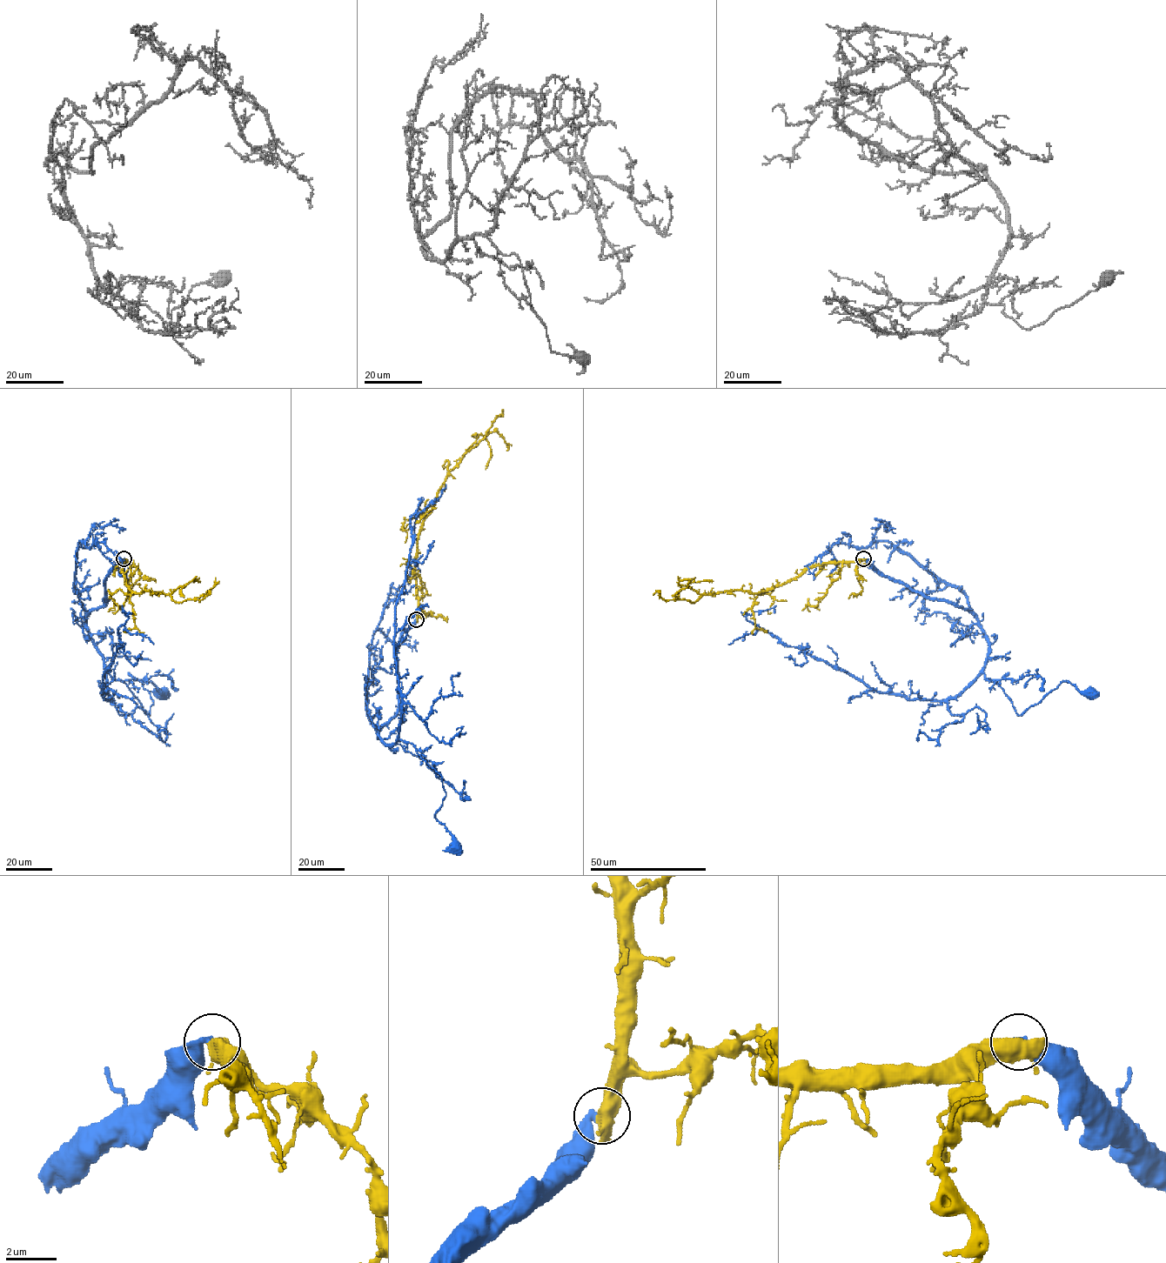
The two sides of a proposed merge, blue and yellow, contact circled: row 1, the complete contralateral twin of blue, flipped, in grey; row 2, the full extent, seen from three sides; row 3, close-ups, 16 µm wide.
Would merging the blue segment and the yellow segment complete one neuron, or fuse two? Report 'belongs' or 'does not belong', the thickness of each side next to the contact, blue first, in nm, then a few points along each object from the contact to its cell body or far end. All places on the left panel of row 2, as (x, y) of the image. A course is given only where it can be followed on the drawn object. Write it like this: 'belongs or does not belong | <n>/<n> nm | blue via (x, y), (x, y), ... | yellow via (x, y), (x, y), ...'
does not belong | 420/550 nm | blue via (123, 558), (86, 627), (105, 670), (147, 715), (143, 682), (163, 693) | yellow via (123, 558), (124, 581), (132, 591), (168, 594), (176, 602), (204, 595), (214, 586), (216, 578)

